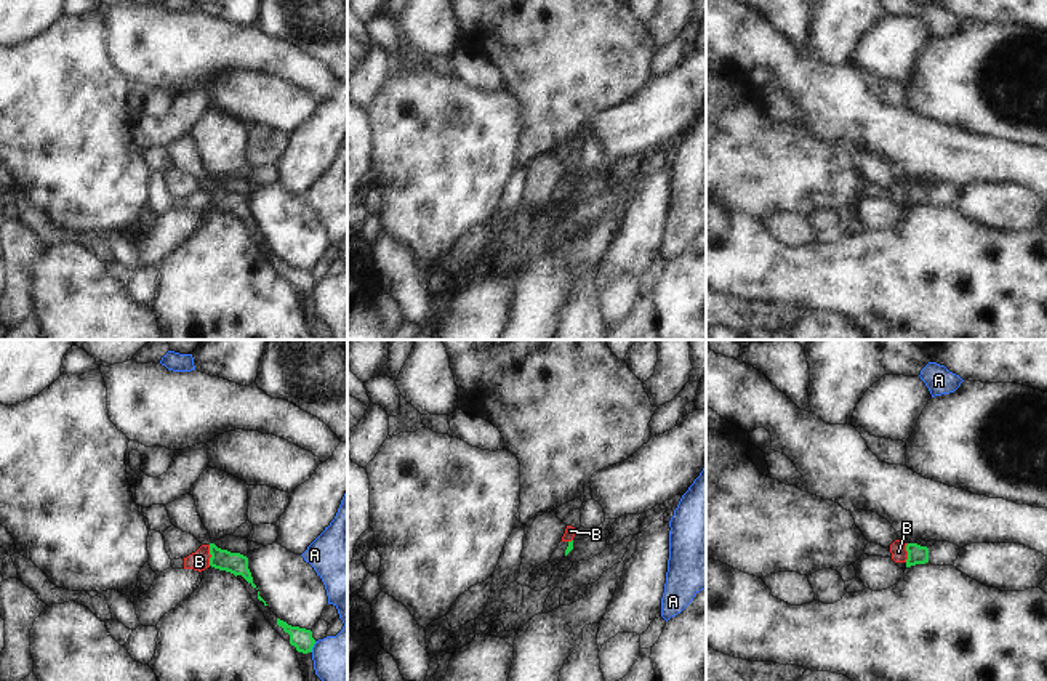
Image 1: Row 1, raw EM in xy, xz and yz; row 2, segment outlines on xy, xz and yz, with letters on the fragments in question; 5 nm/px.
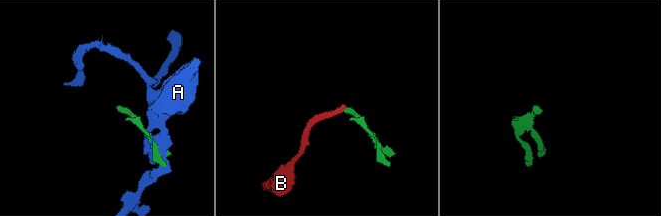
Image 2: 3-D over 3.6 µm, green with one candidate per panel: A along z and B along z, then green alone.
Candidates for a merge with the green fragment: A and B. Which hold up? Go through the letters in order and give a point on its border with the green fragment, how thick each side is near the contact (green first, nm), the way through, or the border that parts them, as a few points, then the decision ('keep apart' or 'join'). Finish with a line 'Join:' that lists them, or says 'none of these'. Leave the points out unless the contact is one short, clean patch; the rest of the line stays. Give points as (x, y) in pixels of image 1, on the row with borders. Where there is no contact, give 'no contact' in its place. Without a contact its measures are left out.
A: xy (312, 646) | 110/240 nm | keep apart
B: xy (210, 553) | 110/100 nm | along xy (208, 545), (210, 564) | keep apart
Join: none of these

